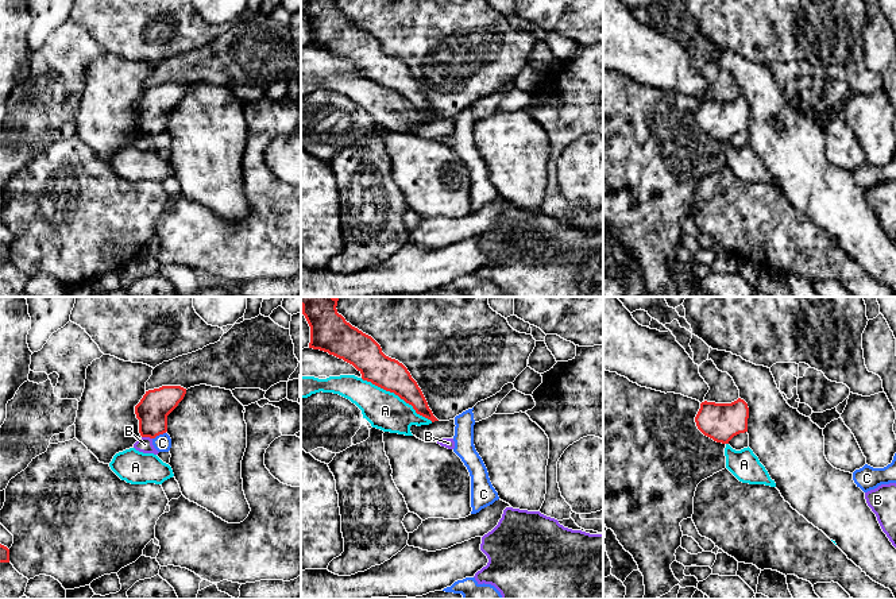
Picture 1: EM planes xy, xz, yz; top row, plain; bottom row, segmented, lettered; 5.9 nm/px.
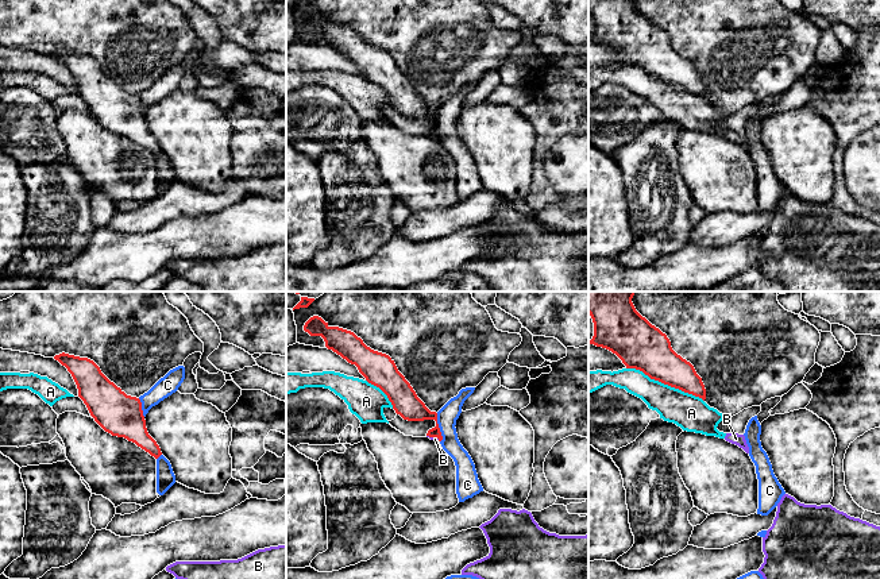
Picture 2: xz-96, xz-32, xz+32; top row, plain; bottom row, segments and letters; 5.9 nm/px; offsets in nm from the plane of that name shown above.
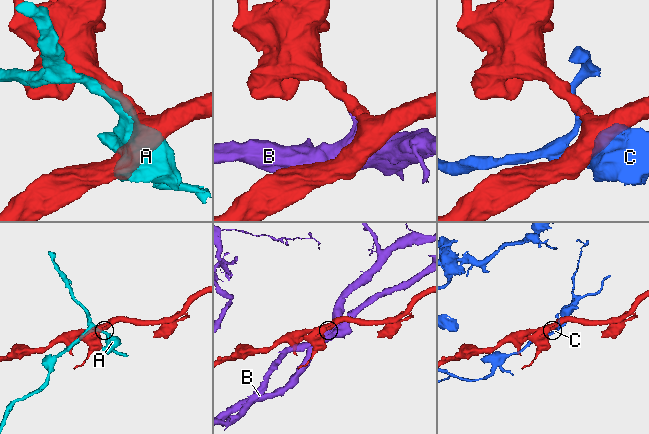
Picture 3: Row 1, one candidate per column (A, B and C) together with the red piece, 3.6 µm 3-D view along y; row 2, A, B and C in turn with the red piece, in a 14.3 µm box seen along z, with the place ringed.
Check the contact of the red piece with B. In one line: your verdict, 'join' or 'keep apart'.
keep apart

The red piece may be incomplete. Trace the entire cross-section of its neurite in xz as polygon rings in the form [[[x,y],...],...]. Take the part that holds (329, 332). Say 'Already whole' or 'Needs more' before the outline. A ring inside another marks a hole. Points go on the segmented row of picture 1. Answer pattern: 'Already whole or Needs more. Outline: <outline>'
Already whole. Outline: [[[301,297],[301,313],[310,326],[309,348],[320,349],[352,364],[362,379],[394,393],[412,405],[417,414],[439,421],[408,368],[386,356],[368,335],[337,313],[335,297]]]

